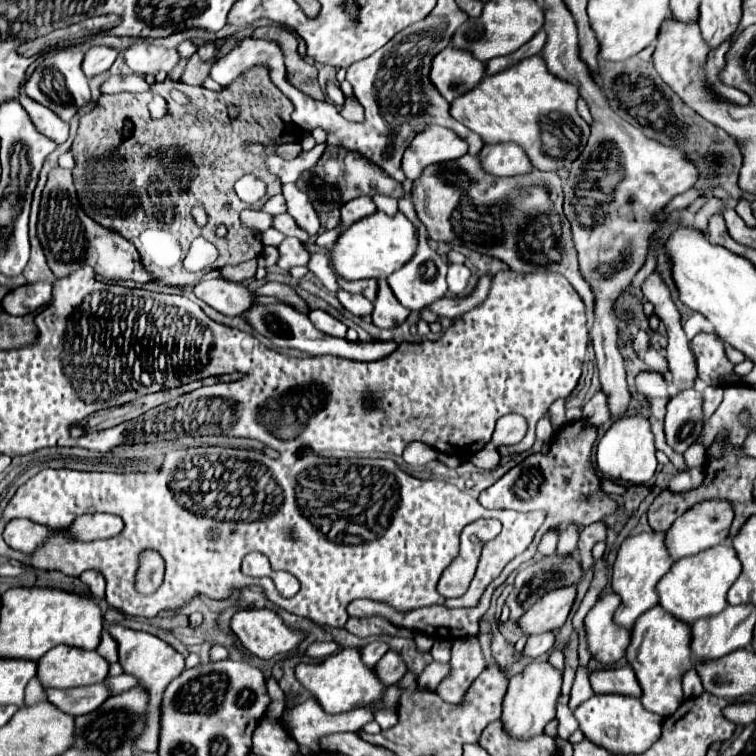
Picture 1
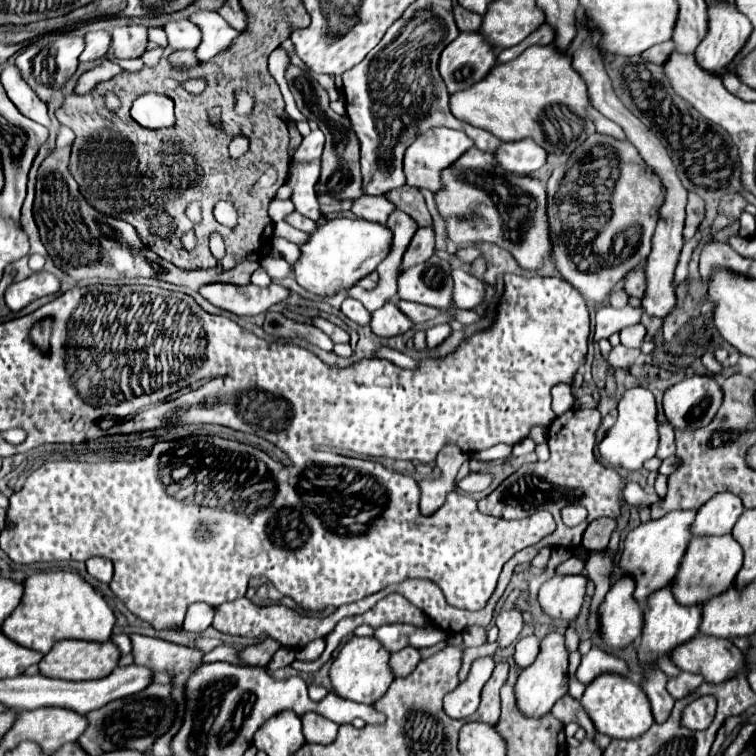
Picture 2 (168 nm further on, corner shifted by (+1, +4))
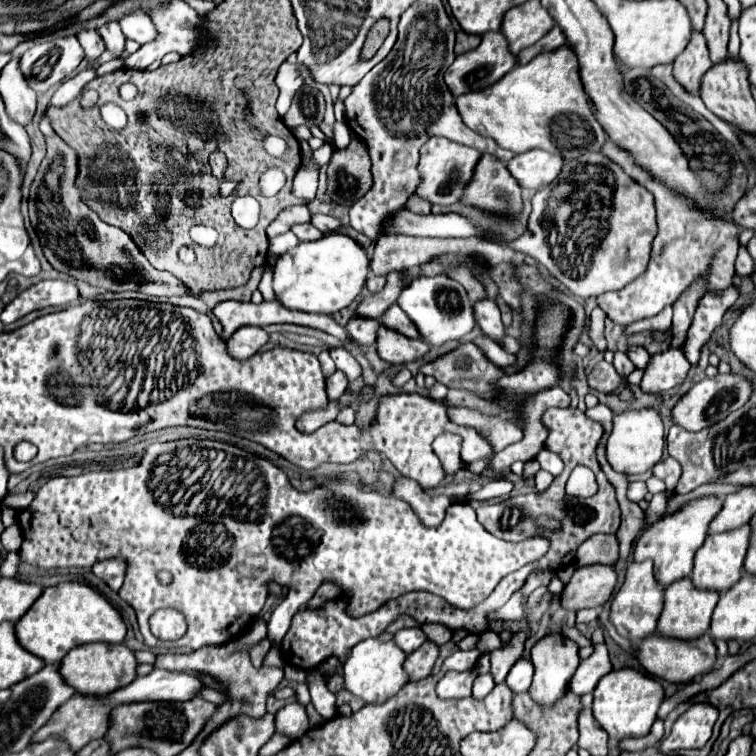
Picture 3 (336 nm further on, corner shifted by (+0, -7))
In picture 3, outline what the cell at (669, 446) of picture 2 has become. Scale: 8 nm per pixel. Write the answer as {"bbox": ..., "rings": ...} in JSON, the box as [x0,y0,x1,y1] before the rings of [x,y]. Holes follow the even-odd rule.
{"bbox":[652,458,682,492],"rings":[[[666,458],[664,462],[658,462],[658,464],[652,468],[652,472],[654,472],[654,476],[656,476],[656,478],[664,480],[664,484],[666,484],[668,492],[674,492],[676,484],[678,484],[678,480],[680,480],[682,468],[680,468],[680,464],[678,464],[676,460]]]}

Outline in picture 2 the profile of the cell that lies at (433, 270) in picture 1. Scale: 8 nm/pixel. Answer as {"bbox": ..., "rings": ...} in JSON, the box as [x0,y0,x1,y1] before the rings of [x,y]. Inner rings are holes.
{"bbox":[397,255,453,309],"rings":[[[437,255],[401,271],[397,277],[399,299],[447,309],[453,293],[449,273],[449,263],[439,259]]]}

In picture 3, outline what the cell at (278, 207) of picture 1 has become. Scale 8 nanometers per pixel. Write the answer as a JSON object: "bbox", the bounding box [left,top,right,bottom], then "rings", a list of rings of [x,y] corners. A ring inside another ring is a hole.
{"bbox":[294,140,318,200],"rings":[[[300,140],[300,154],[302,154],[302,166],[296,172],[294,178],[294,196],[304,200],[314,200],[316,186],[318,186],[318,164],[312,160],[312,150],[306,140]]]}

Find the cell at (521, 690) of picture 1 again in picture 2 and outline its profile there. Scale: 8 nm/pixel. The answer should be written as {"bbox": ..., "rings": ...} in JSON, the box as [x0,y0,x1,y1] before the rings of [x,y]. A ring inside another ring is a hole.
{"bbox":[515,633,567,717],"rings":[[[549,633],[541,641],[541,653],[537,659],[525,667],[515,683],[515,699],[517,699],[517,709],[525,717],[543,717],[551,711],[555,701],[567,693],[567,649],[565,649],[565,639],[559,633]]]}

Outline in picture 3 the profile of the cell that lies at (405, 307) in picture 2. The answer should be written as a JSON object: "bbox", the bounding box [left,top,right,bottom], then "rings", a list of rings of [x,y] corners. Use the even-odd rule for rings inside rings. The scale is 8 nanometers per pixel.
{"bbox":[380,304,418,338],"rings":[[[392,304],[392,306],[380,316],[380,322],[382,322],[386,328],[404,334],[406,338],[418,338],[418,330],[414,328],[414,324],[410,324],[410,318],[408,318],[396,304]]]}

